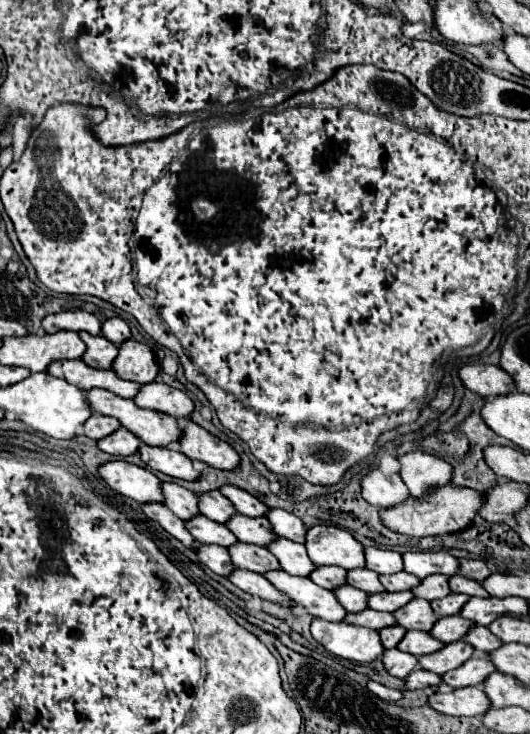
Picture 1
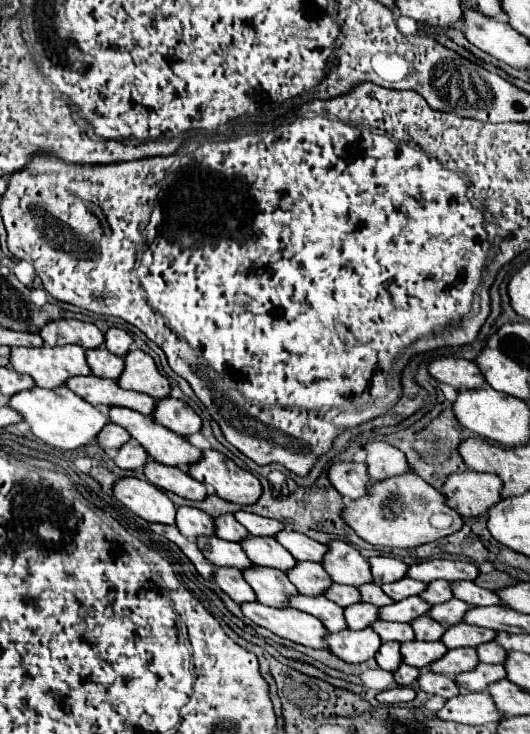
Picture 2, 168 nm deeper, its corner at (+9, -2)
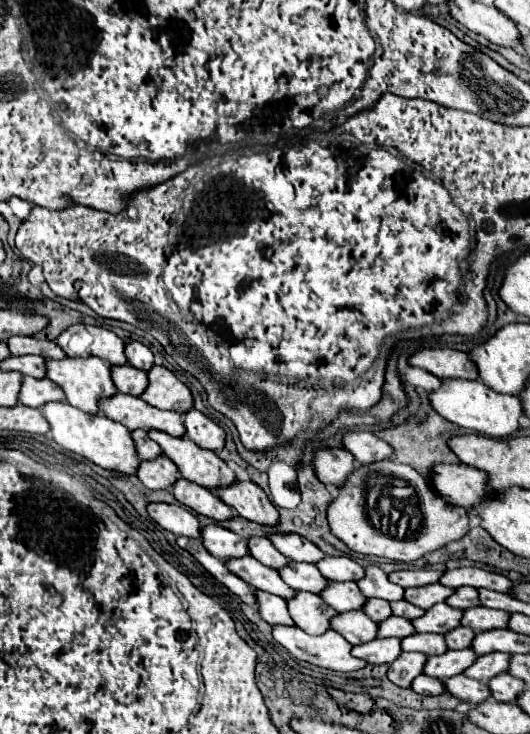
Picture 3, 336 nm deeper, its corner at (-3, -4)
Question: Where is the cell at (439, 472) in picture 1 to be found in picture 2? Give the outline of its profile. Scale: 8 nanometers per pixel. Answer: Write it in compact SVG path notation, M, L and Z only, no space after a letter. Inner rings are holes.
M368 442L364 444L364 450L368 454L366 458L368 474L376 482L412 472L412 466L408 464L404 452L386 442Z

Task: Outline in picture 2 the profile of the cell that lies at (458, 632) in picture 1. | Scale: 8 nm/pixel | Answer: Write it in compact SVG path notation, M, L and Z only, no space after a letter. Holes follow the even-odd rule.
M460 622L448 628L440 640L444 642L446 648L462 648L462 646L476 646L482 642L490 642L494 640L494 636L496 636L494 630L486 630L480 626L470 626L466 622Z

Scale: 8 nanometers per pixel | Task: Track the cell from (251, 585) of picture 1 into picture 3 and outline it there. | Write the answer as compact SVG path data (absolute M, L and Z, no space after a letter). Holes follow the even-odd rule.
M274 626L274 640L280 642L294 658L310 662L320 668L336 672L352 672L368 666L368 662L358 660L350 654L352 644L346 642L336 630L328 630L322 636L304 634L298 626Z

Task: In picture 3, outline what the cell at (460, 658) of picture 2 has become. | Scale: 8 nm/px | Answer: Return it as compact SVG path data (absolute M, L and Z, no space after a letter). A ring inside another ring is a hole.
M484 654L484 656L480 656L474 664L472 664L472 668L468 670L468 672L464 672L466 676L472 676L472 678L476 678L476 680L490 680L490 678L494 678L496 674L504 674L506 670L508 670L508 664L510 664L510 658L512 658L512 654Z

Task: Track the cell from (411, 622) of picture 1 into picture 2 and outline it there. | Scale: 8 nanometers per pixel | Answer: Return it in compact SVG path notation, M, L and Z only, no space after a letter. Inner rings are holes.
M418 616L410 622L416 640L440 640L440 636L444 634L444 628L440 628L440 624L436 624L436 620L432 620L430 616Z

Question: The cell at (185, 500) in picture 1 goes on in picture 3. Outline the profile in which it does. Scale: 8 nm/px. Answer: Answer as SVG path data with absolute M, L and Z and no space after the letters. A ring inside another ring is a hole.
M210 524L202 530L202 542L206 546L206 550L220 558L222 562L226 560L232 560L232 558L242 558L242 556L248 556L250 550L248 550L248 540L218 526L218 524Z

